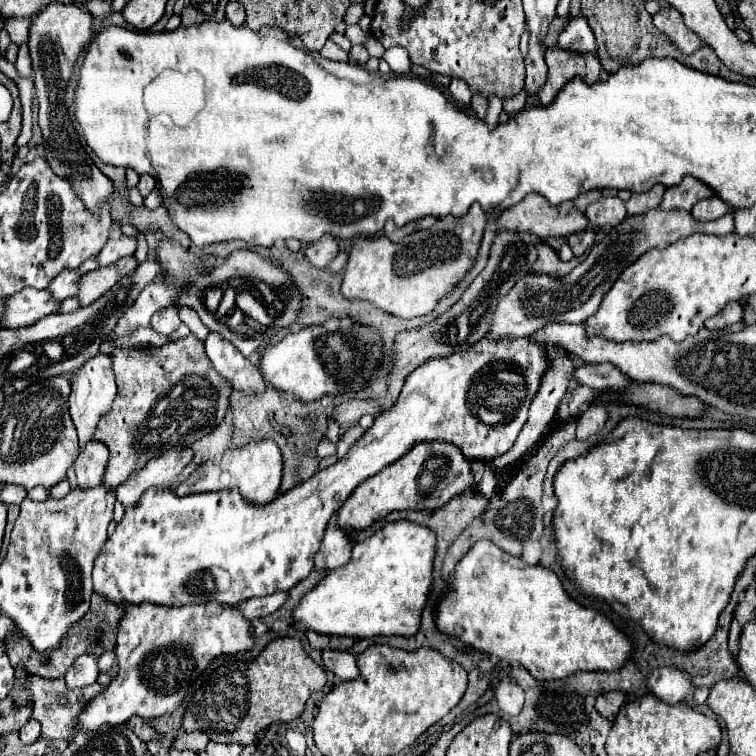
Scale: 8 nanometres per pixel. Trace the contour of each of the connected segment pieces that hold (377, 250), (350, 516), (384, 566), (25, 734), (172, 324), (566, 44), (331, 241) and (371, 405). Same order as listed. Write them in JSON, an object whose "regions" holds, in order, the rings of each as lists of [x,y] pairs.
{"regions":[[[[475,204],[463,218],[441,218],[431,230],[419,230],[411,236],[405,236],[405,242],[399,244],[391,242],[387,236],[359,236],[345,264],[341,294],[347,300],[371,302],[391,316],[425,316],[443,296],[451,294],[451,290],[473,268],[483,230],[485,212]]],[[[419,442],[403,458],[383,468],[373,478],[359,484],[347,502],[339,508],[339,524],[343,530],[365,530],[373,522],[395,510],[437,510],[457,494],[475,488],[471,460],[449,442]]],[[[407,520],[385,524],[377,534],[353,546],[353,556],[345,566],[327,572],[323,580],[301,598],[301,602],[291,614],[293,622],[305,622],[305,630],[313,630],[317,634],[349,636],[355,640],[375,636],[413,636],[419,628],[421,610],[427,602],[427,594],[433,580],[433,556],[435,534],[429,528]]],[[[29,718],[29,722],[19,730],[19,738],[23,744],[33,744],[39,740],[39,736],[41,736],[41,726],[33,718]]],[[[167,306],[165,310],[157,310],[151,318],[151,328],[159,334],[171,336],[177,328],[179,328],[181,320],[179,320],[179,310],[175,306]]],[[[585,18],[569,20],[569,24],[565,26],[565,30],[559,34],[557,46],[559,46],[561,50],[575,52],[575,54],[595,52],[595,48],[597,48],[595,36],[593,36],[591,28],[587,26],[587,20],[585,20]]],[[[323,236],[321,240],[309,244],[305,250],[305,258],[315,266],[315,268],[325,268],[339,252],[337,240],[333,236]]],[[[349,400],[337,406],[337,418],[341,418],[341,424],[355,424],[365,414],[379,416],[381,412],[383,408],[379,400]]]]}

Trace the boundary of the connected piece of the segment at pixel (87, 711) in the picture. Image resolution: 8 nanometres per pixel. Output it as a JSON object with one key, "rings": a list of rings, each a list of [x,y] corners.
{"rings":[[[217,602],[185,608],[125,606],[125,618],[121,620],[115,648],[119,674],[83,708],[73,728],[73,736],[79,732],[95,732],[105,724],[121,726],[133,716],[153,720],[171,714],[181,704],[189,680],[199,676],[213,658],[219,654],[245,652],[253,646],[249,626],[251,622],[235,608],[217,606]]]}

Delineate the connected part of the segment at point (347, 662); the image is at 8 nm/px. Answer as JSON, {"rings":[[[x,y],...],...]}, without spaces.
{"rings":[[[323,650],[323,664],[327,670],[331,670],[337,678],[343,682],[349,682],[359,676],[355,656],[351,652],[339,652],[339,650]]]}

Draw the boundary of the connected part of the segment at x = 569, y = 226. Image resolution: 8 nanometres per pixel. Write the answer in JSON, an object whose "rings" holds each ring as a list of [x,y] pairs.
{"rings":[[[527,194],[521,202],[513,204],[511,208],[503,210],[501,216],[497,218],[497,232],[529,232],[541,240],[549,238],[549,236],[569,236],[575,234],[577,230],[585,230],[589,226],[587,218],[583,212],[577,212],[573,202],[563,202],[559,206],[549,206],[549,202],[545,202],[545,198],[541,198],[541,194]]]}

